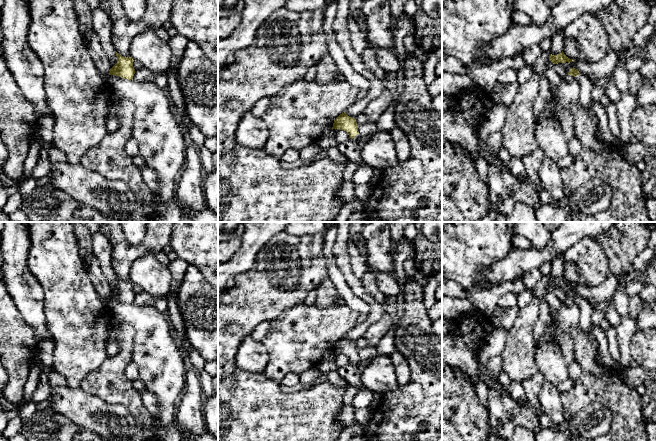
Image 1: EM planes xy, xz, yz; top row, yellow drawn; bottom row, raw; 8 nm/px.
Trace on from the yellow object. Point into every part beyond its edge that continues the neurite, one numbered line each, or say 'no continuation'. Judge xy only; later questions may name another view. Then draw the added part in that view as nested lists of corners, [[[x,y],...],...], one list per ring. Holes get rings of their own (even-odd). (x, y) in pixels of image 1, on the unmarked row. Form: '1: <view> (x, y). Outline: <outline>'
no continuation

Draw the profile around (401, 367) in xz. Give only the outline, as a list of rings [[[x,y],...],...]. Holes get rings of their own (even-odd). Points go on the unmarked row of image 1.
[[[397,350],[390,356],[399,385],[406,385],[410,380],[410,366],[405,357]]]

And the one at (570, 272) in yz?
[[[564,260],[563,276],[568,282],[573,283],[574,285],[578,284],[579,274],[573,262]]]

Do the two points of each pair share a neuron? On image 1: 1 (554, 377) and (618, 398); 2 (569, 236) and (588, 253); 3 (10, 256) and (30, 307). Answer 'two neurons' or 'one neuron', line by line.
1: two neurons
2: two neurons
3: one neuron

